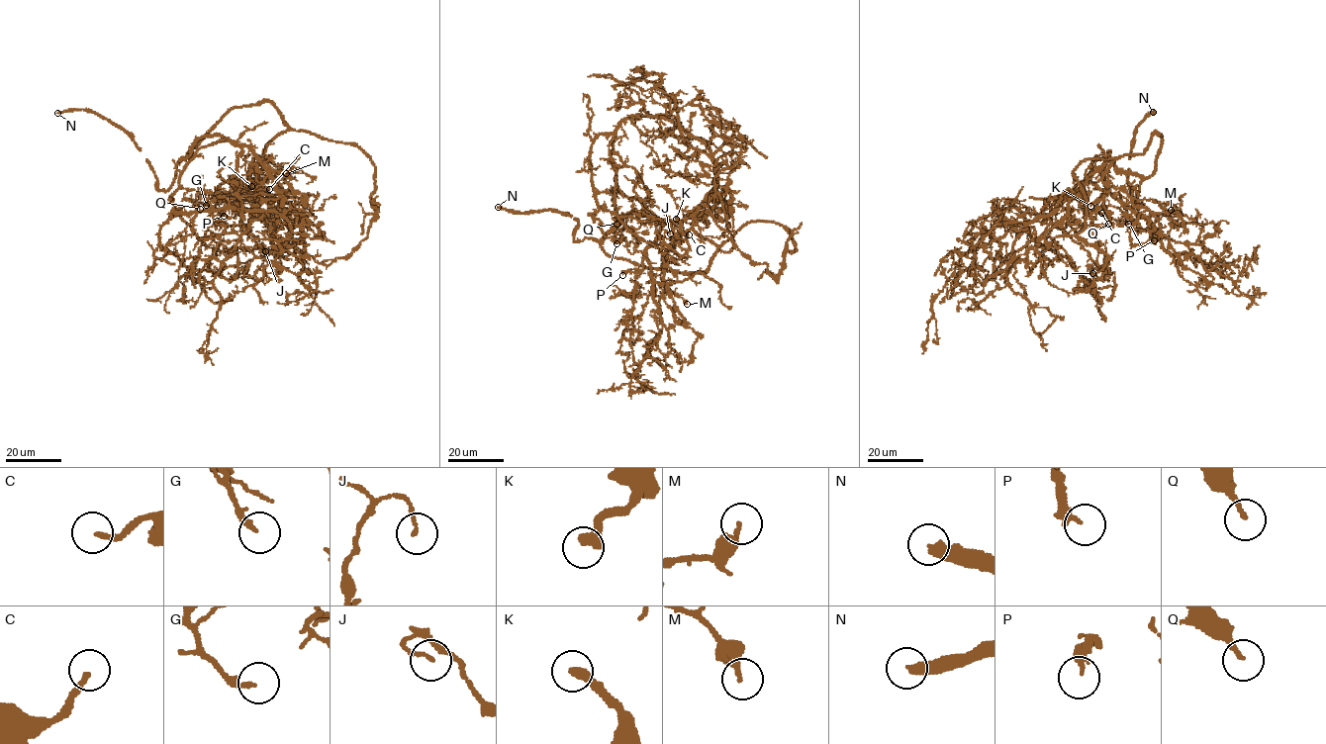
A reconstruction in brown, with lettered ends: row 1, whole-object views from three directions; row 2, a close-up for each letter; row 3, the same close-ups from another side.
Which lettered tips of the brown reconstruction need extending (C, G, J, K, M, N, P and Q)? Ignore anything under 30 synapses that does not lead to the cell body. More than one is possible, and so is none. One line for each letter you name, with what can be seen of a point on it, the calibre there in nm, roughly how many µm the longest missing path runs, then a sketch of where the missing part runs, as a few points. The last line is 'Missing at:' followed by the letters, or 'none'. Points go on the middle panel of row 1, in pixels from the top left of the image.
G: at (616, 243); 180 nm thick; about 15 µm are missing; missing branch runs (616, 243), (622, 244), (638, 259), (637, 254)
K: at (676, 219); 380 nm thick; about 20 µm are missing; missing branch runs (676, 219), (667, 208), (663, 214), (653, 210)
N: at (498, 207); 400 nm thick; about 120 µm are missing
P: at (622, 275); 240 nm thick; about 35 µm are missing; missing branch runs (622, 275), (621, 268), (627, 268), (643, 249), (648, 255), (643, 274)
Missing at: G, K, N, P

